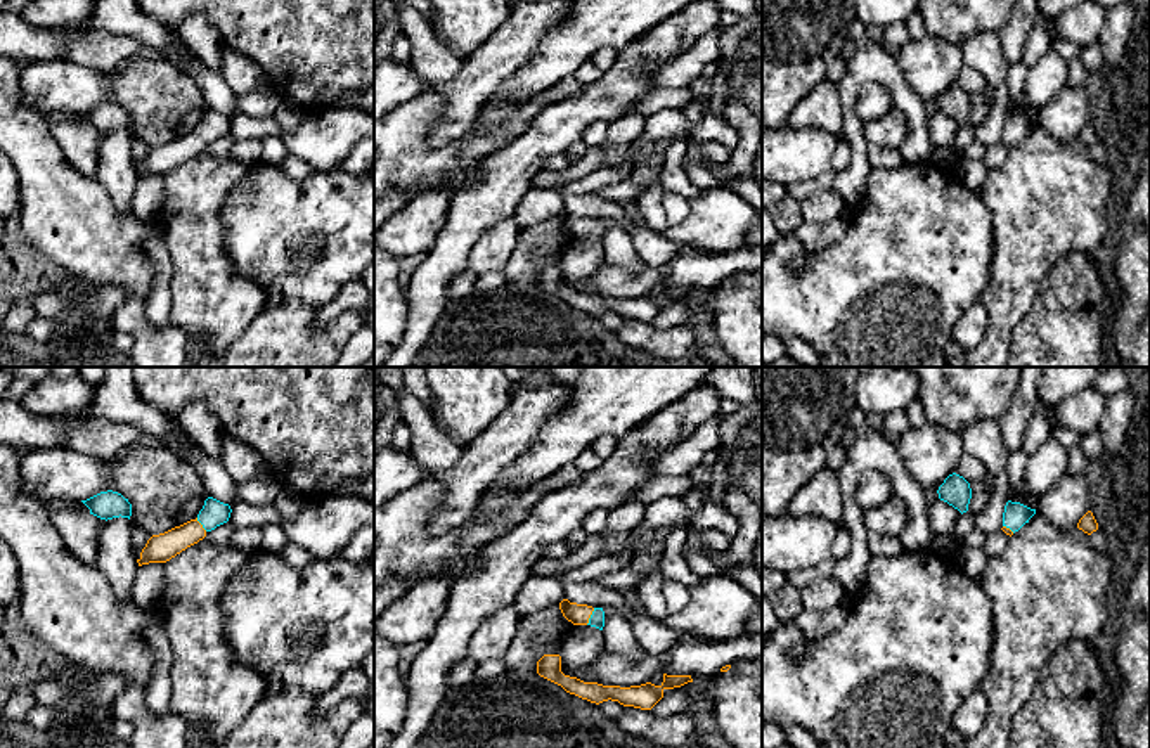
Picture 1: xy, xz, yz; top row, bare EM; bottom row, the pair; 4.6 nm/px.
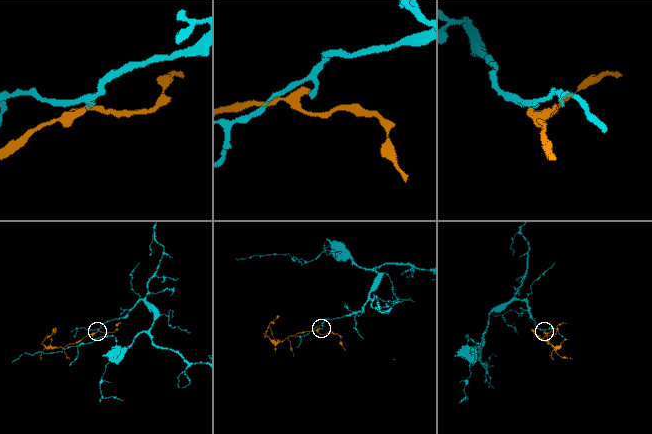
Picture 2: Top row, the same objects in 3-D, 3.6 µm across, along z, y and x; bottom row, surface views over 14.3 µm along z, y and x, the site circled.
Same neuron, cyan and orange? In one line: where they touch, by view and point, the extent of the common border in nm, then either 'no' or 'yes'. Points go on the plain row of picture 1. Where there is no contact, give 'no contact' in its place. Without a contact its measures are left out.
xz (591, 229) | 90 nm | yes

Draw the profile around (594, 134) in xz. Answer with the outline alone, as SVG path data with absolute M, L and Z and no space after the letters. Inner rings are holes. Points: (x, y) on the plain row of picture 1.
M594 121L592 125L589 125L585 128L585 132L582 133L582 142L591 149L591 147L599 147L610 130L610 123L608 121Z

